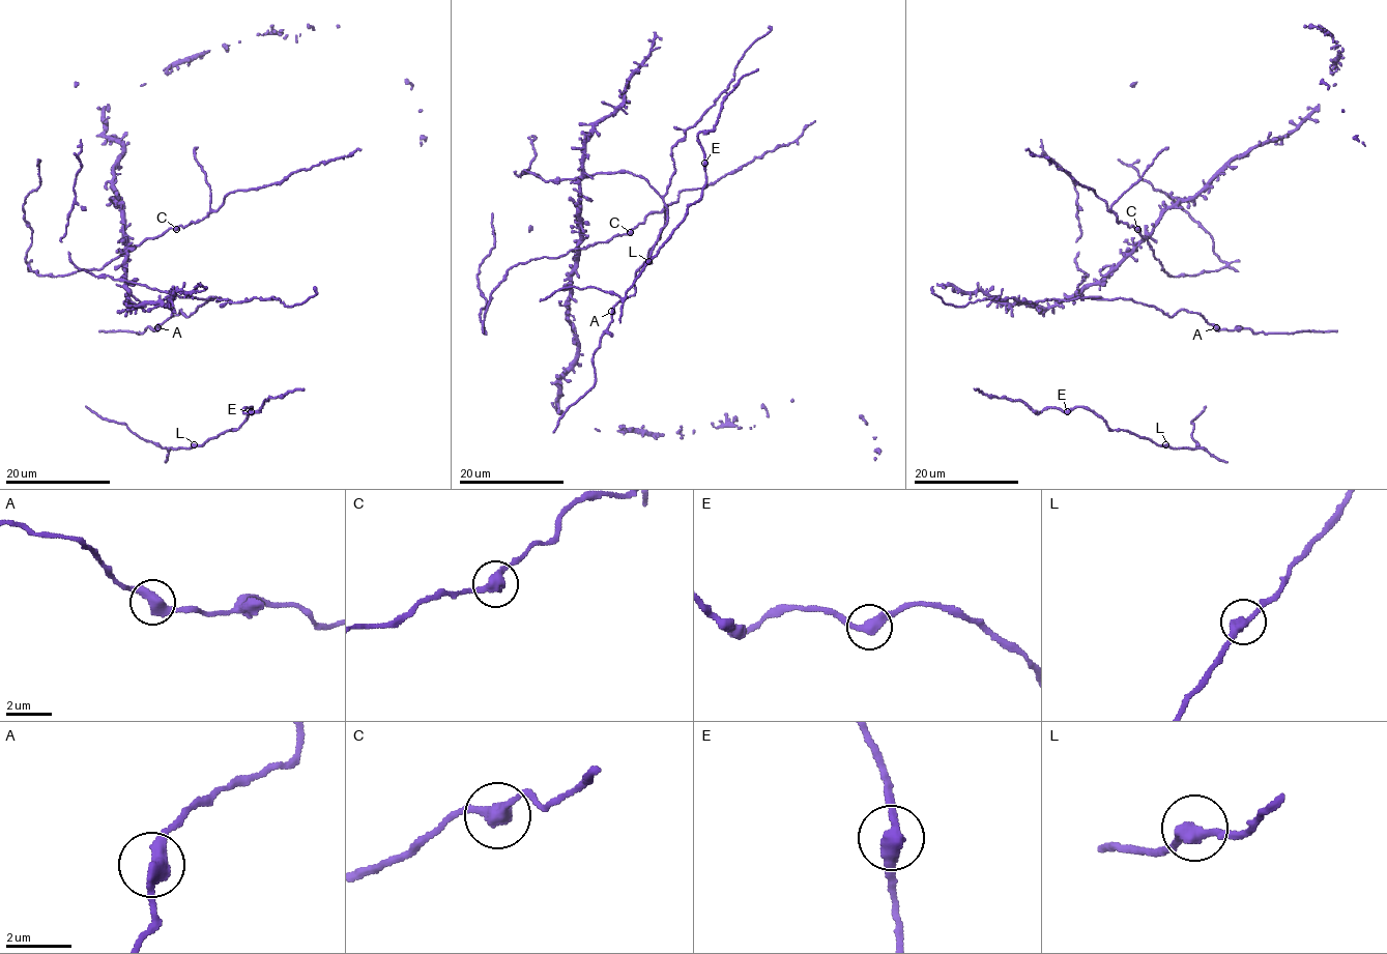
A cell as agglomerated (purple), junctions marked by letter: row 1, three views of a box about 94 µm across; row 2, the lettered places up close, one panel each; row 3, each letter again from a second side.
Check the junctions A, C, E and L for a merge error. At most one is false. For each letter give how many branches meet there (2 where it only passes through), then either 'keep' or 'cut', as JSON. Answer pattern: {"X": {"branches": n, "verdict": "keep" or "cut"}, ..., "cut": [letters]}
{"A": {"branches": 2, "verdict": "keep"}, "C": {"branches": 2, "verdict": "keep"}, "E": {"branches": 2, "verdict": "keep"}, "L": {"branches": 2, "verdict": "keep"}, "cut": []}

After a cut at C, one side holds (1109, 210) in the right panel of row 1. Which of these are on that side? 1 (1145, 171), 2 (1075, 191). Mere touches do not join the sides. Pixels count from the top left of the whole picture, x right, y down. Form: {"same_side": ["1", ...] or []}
{"same_side": ["1"]}

